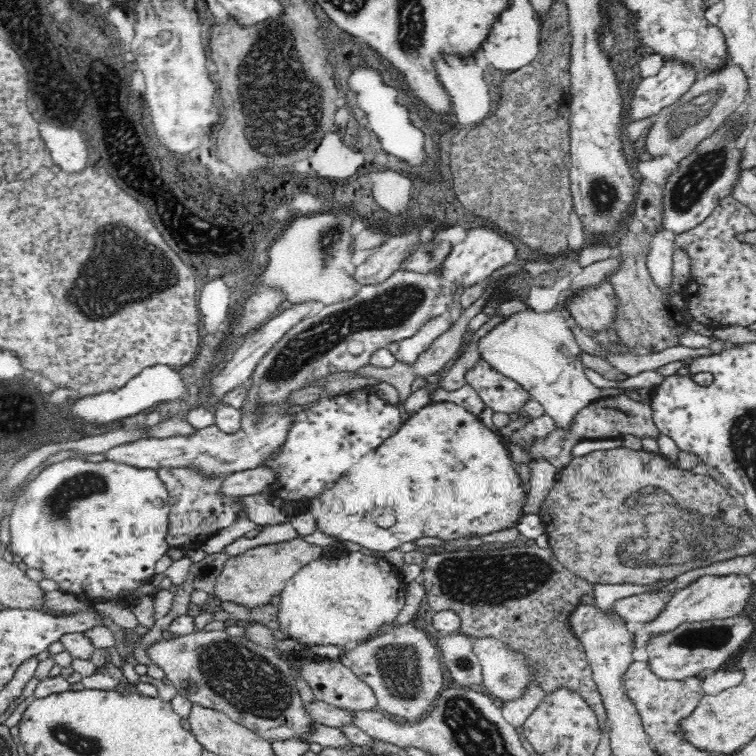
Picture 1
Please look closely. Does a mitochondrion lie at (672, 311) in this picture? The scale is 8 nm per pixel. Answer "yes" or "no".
no

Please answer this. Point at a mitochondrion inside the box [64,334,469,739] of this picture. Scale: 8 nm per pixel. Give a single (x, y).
(240, 677)

